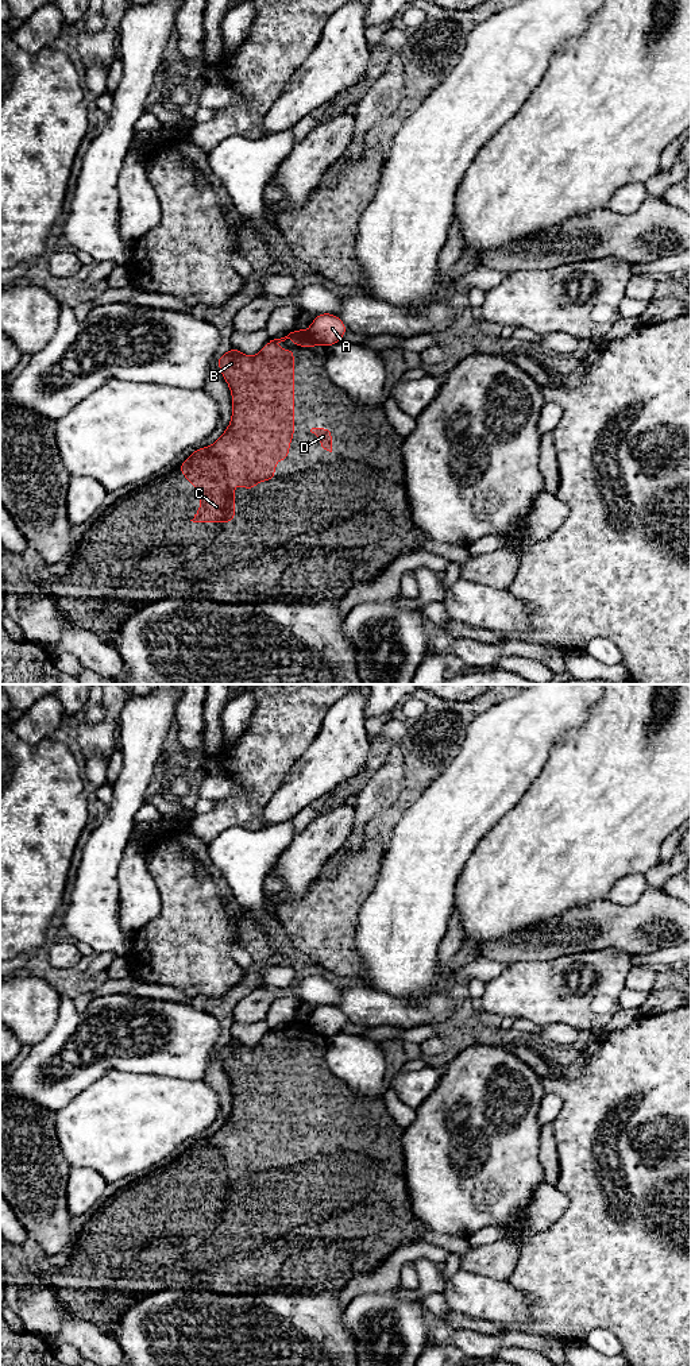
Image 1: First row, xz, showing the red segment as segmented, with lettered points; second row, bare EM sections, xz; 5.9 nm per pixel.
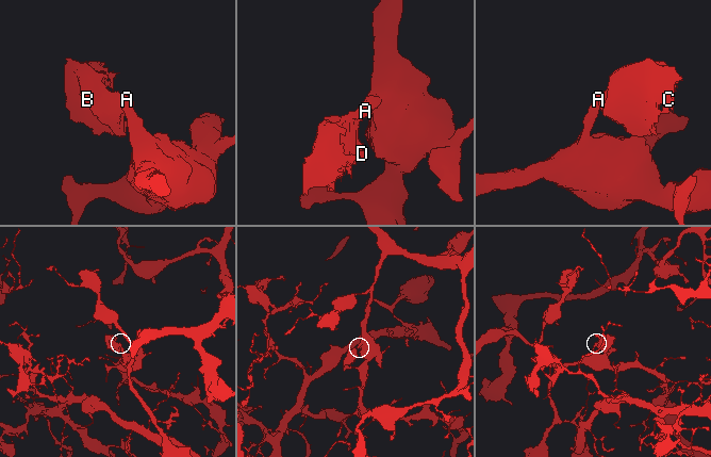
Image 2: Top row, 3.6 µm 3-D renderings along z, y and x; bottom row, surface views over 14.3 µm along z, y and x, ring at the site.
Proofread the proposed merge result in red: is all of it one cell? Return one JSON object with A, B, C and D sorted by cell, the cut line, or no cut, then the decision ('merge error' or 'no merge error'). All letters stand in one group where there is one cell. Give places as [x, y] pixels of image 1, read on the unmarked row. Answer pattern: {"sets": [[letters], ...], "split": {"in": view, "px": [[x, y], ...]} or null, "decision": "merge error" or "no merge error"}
{"sets": [["A"], ["B", "C", "D"]], "split": {"in": "xz", "px": [[308, 1022], [319, 1033]]}, "decision": "merge error"}

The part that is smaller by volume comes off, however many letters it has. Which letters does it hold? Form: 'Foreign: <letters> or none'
Foreign: B, C, D

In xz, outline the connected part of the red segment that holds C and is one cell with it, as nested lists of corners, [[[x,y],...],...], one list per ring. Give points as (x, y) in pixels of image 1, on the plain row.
[[[296,1019],[285,1029],[267,1033],[255,1047],[247,1047],[231,1038],[217,1049],[216,1057],[232,1085],[232,1108],[216,1134],[193,1142],[178,1158],[186,1166],[186,1173],[201,1184],[201,1196],[190,1212],[233,1213],[233,1177],[239,1174],[252,1181],[258,1173],[275,1170],[275,1153],[289,1150],[290,1131],[294,1128],[294,1042],[277,1039],[286,1030],[309,1041],[319,1035],[309,1022]]]

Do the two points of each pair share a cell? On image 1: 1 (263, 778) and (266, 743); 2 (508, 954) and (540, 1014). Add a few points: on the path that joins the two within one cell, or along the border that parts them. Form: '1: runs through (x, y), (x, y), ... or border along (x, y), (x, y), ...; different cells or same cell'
1: runs through (263, 770), (266, 751); same cell
2: border along (544, 961), (512, 963); different cells

